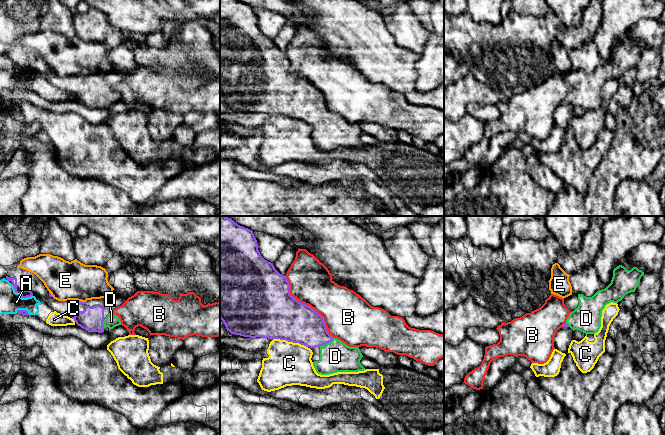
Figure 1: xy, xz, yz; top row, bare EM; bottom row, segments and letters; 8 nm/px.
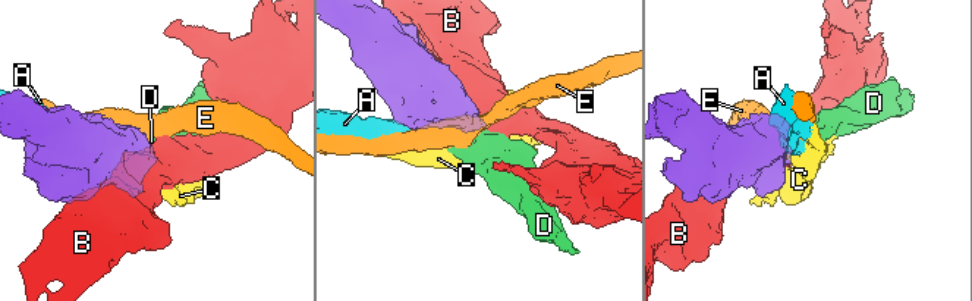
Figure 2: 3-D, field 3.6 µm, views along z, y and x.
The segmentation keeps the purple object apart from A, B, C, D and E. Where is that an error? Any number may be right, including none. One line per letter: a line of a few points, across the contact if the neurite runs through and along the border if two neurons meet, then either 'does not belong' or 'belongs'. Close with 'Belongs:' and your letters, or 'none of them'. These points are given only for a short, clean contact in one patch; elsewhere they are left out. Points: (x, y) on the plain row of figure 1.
A: line xy (19, 68), (22, 73), (30, 73), (32, 71); does not belong
B: does not belong
C: line xz (273, 114), (298, 118), (307, 123); does not belong
D: line xz (302, 100), (326, 119), (335, 132); belongs
E: line xy (78, 76), (85, 78); does not belong
Belongs: D

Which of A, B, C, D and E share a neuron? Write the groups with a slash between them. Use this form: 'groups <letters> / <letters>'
groups A C / B / D / E

